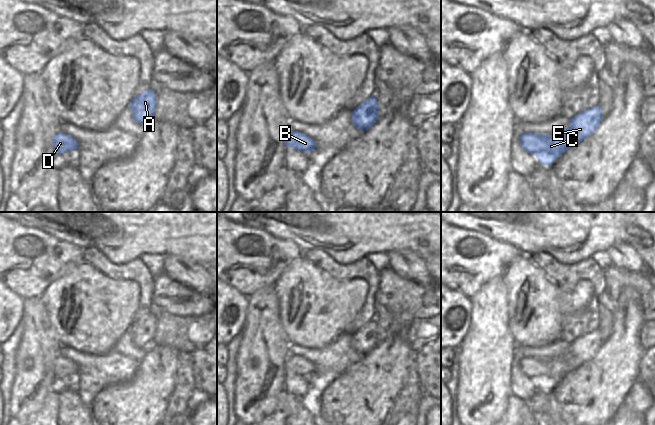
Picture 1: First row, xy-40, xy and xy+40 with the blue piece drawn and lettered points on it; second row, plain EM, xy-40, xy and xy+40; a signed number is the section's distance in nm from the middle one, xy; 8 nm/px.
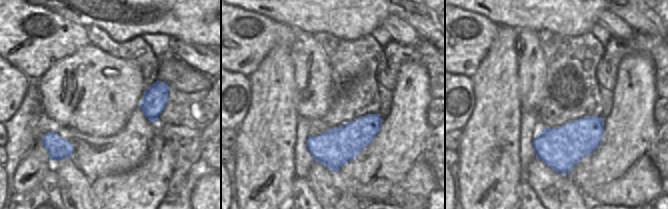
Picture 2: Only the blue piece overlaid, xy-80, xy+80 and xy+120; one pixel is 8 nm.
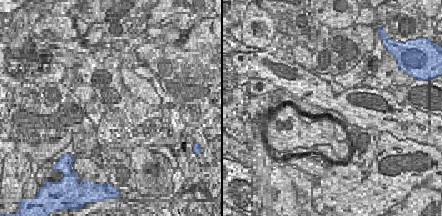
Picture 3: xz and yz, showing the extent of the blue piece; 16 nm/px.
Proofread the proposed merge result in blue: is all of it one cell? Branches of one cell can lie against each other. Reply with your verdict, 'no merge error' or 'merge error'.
no merge error

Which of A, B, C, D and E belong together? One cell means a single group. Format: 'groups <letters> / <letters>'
groups A B C D E

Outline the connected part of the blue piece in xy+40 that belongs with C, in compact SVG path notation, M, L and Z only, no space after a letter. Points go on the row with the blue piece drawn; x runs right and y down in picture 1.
M600 106L587 109L570 119L568 128L555 135L521 133L520 146L524 151L535 155L542 165L552 166L555 159L577 145L598 128L602 120Z

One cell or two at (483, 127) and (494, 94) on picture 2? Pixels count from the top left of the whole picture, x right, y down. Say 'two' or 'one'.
one

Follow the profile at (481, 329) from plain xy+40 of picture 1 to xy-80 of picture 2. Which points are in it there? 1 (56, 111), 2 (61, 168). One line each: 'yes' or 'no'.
1: no
2: no

